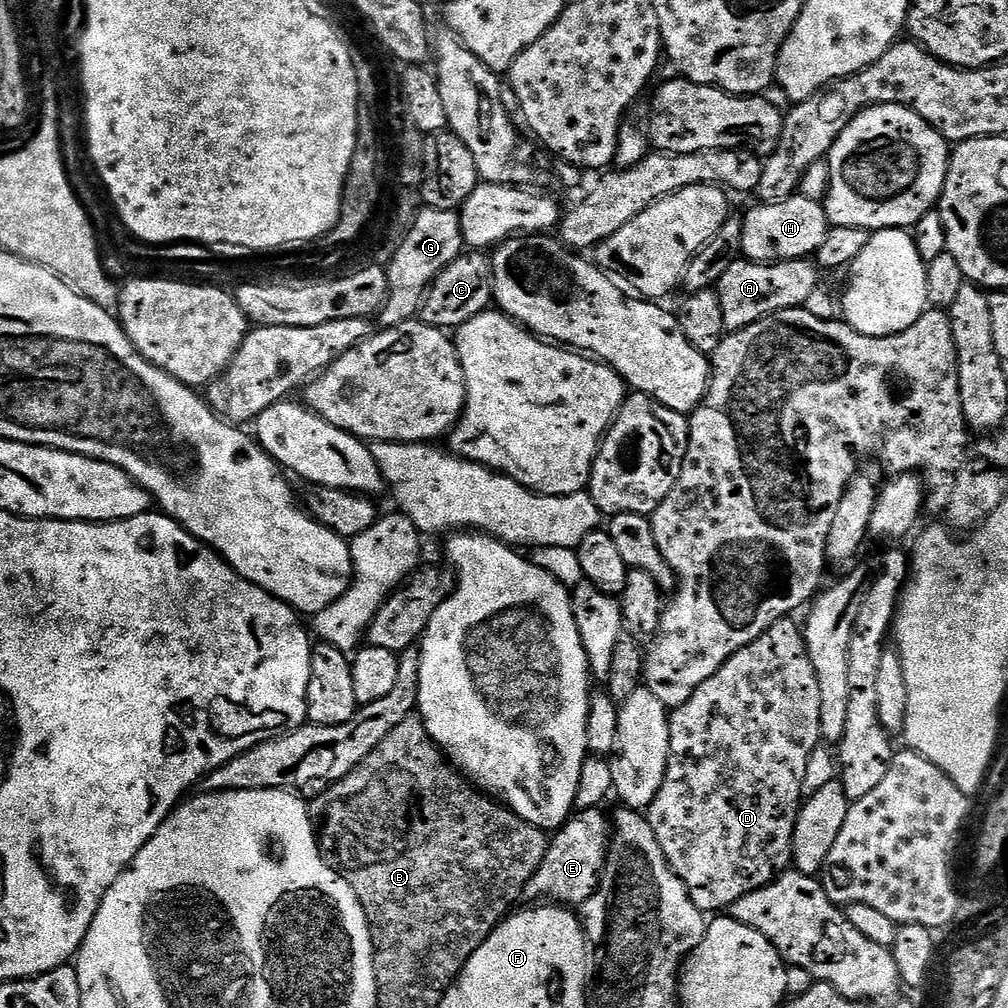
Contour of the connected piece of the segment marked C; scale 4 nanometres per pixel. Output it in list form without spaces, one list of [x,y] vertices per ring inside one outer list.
[[[468,250],[436,276],[420,305],[418,316],[432,328],[455,330],[470,322],[470,318],[489,311],[493,300],[491,259],[483,251]]]

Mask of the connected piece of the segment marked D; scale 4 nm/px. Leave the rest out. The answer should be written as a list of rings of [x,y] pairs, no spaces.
[[[785,618],[774,622],[774,626],[770,626],[757,640],[750,642],[750,646],[738,650],[710,679],[702,682],[702,686],[698,686],[698,690],[694,690],[694,694],[690,694],[690,698],[682,702],[682,706],[671,709],[668,718],[670,748],[665,780],[657,797],[646,809],[646,815],[648,825],[654,830],[654,838],[658,838],[658,846],[662,846],[666,862],[686,886],[694,906],[698,906],[698,910],[705,914],[720,914],[731,909],[732,904],[738,902],[738,898],[759,888],[765,888],[767,884],[773,884],[776,877],[789,871],[792,864],[796,819],[805,799],[803,779],[806,778],[811,755],[822,744],[822,690],[818,690],[818,674],[814,674],[814,662],[810,662],[808,657],[803,627],[799,623],[796,625],[794,621],[795,619]]]

